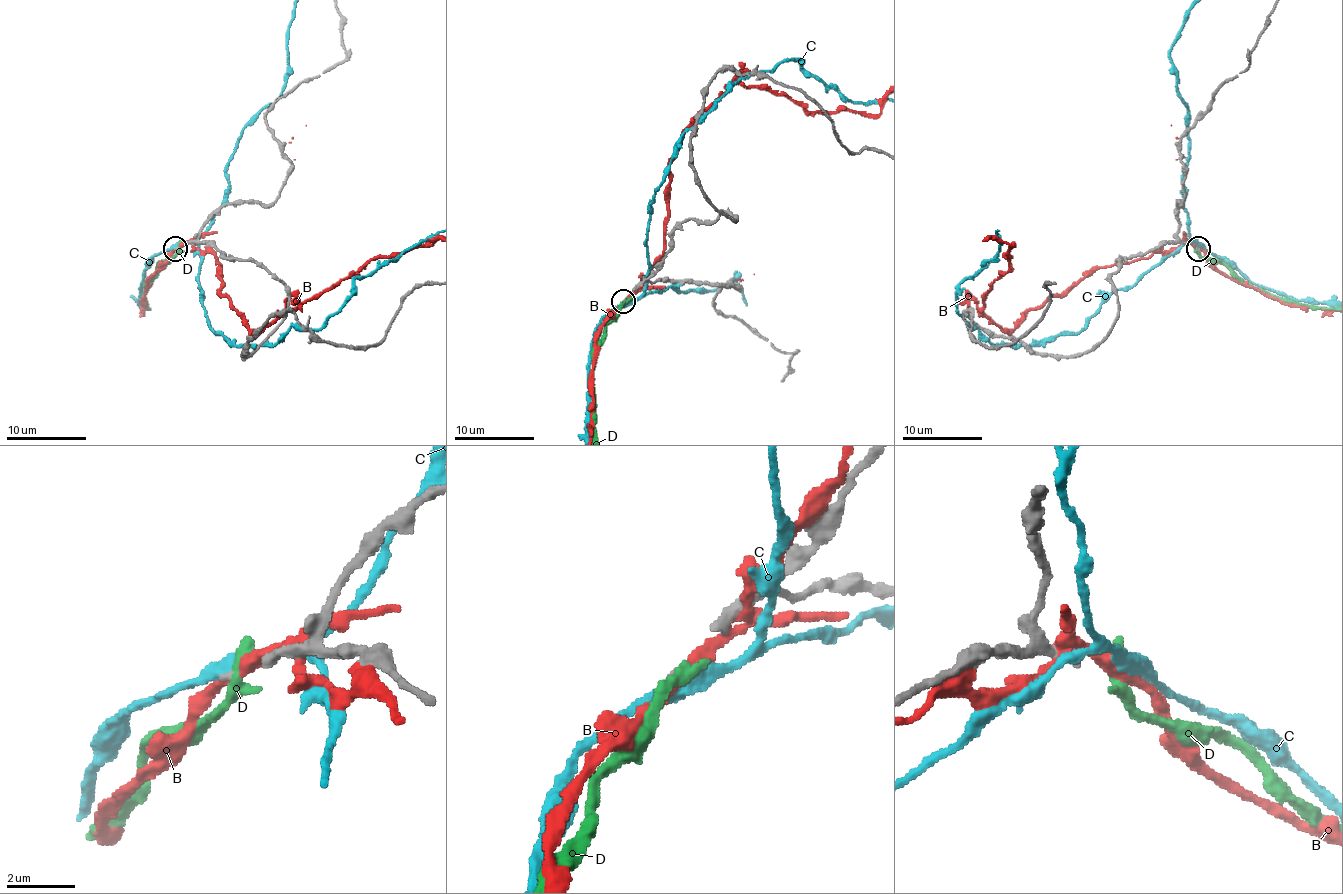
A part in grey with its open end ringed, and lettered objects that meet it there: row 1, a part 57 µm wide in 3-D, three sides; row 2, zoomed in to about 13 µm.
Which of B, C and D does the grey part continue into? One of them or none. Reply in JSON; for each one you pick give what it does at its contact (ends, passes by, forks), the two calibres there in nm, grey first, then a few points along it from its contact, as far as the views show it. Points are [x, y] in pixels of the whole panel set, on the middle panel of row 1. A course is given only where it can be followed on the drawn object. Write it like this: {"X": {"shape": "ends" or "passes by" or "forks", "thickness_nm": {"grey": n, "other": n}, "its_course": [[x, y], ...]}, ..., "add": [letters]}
{"add": []}

